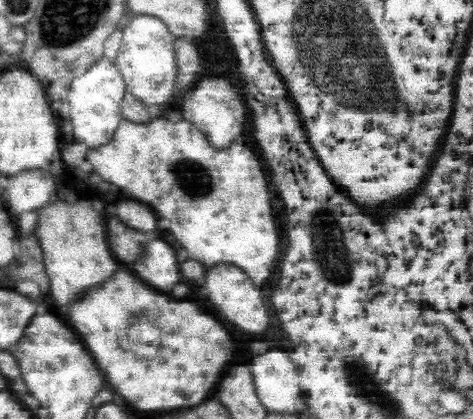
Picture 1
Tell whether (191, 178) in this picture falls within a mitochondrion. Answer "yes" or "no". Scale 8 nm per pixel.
yes

